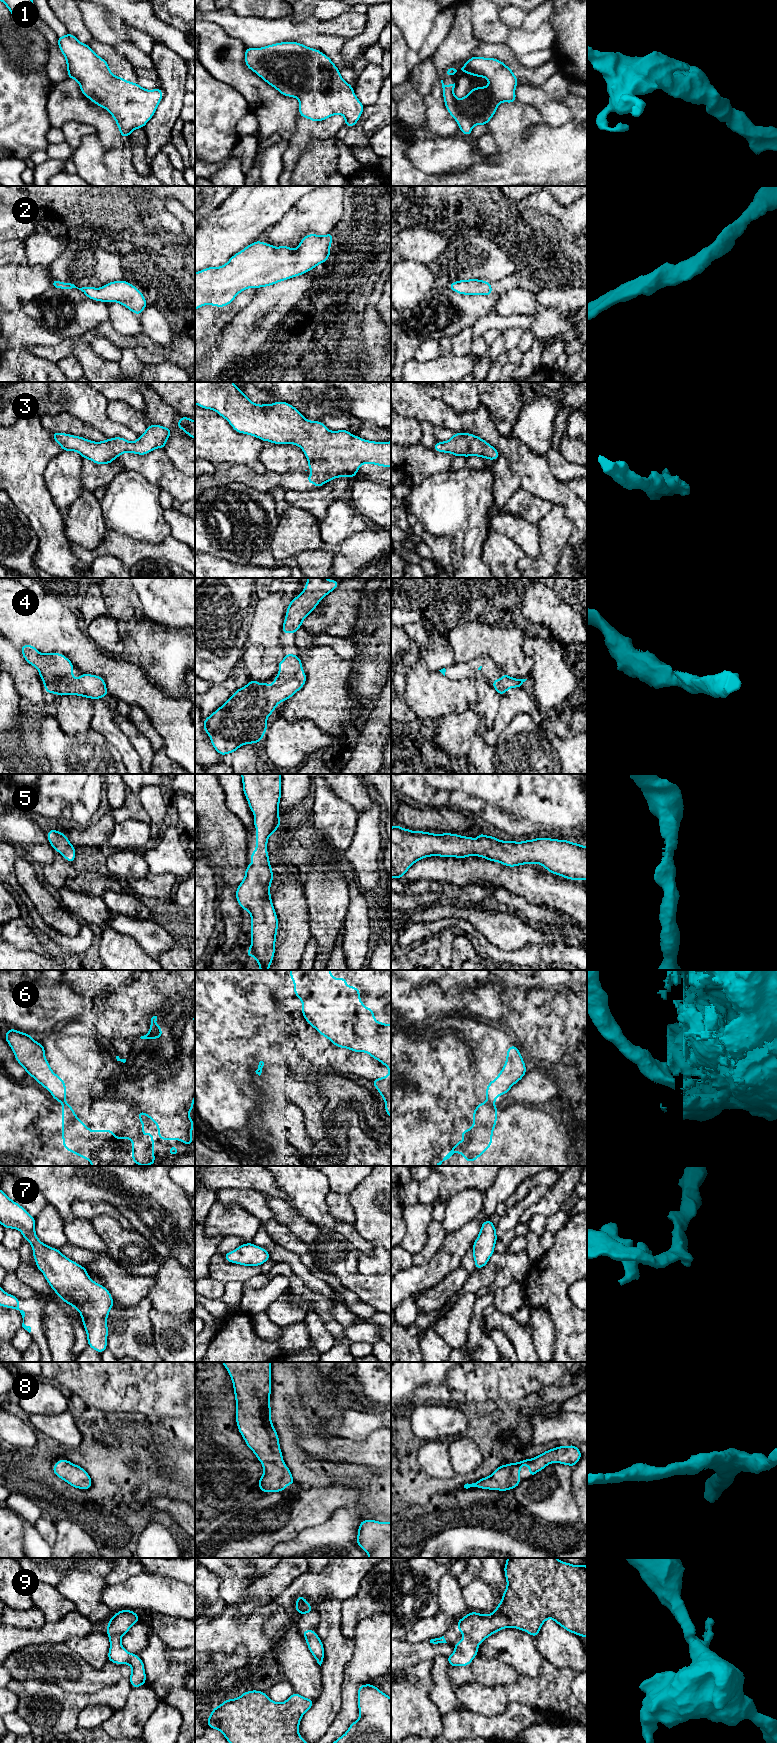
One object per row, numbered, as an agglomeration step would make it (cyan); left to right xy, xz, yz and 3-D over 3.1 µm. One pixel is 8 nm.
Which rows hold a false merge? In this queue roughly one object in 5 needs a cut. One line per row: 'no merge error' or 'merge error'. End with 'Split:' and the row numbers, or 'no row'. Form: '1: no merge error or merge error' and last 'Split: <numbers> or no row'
1: no merge error
2: no merge error
3: no merge error
4: no merge error
5: no merge error
6: merge error
7: no merge error
8: no merge error
9: no merge error
Split: 6

